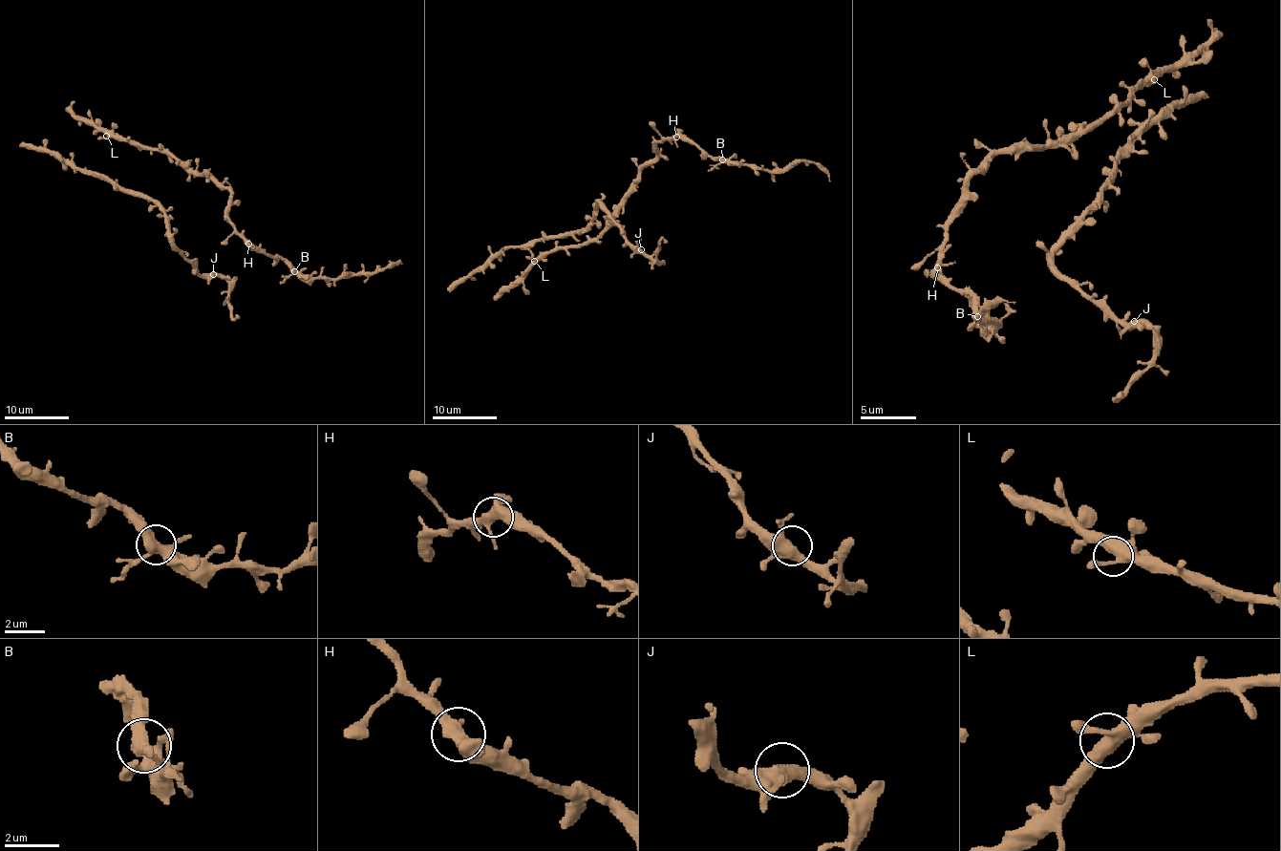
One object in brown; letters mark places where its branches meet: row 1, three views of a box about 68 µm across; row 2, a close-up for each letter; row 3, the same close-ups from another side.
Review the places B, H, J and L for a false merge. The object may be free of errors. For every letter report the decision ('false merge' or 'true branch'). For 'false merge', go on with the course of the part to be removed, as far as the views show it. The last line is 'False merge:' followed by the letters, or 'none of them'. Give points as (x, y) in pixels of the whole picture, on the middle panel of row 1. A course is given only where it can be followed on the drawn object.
B: true branch
H: true branch
J: true branch
L: true branch
False merge: none of them

